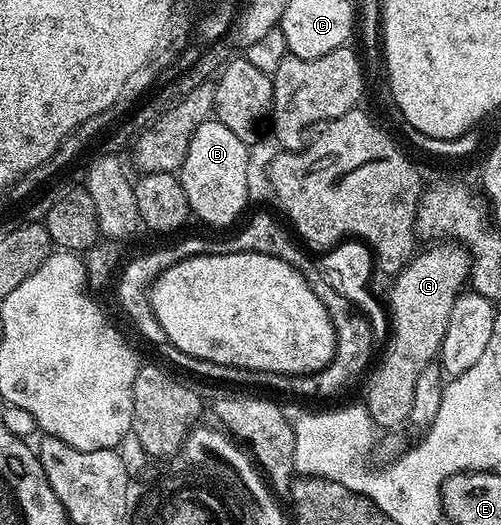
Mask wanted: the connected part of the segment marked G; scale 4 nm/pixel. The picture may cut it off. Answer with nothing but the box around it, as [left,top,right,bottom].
[365,240,472,430]

